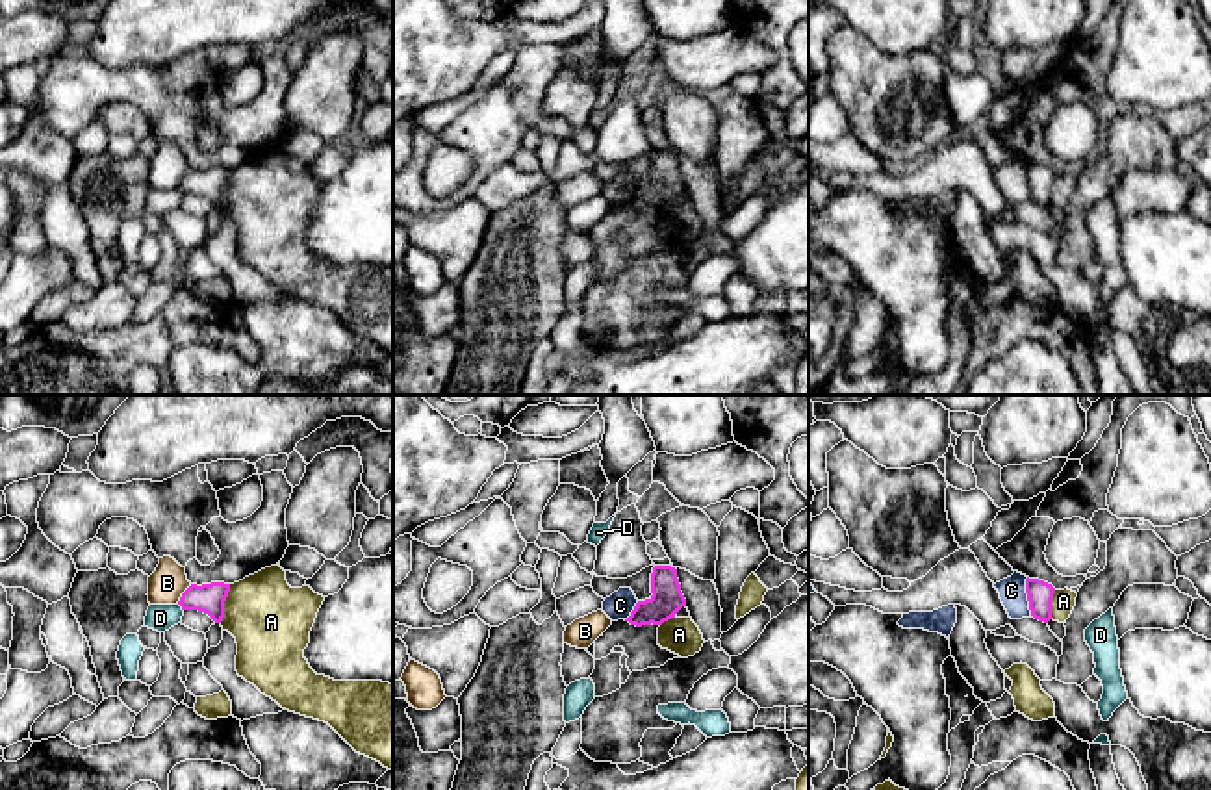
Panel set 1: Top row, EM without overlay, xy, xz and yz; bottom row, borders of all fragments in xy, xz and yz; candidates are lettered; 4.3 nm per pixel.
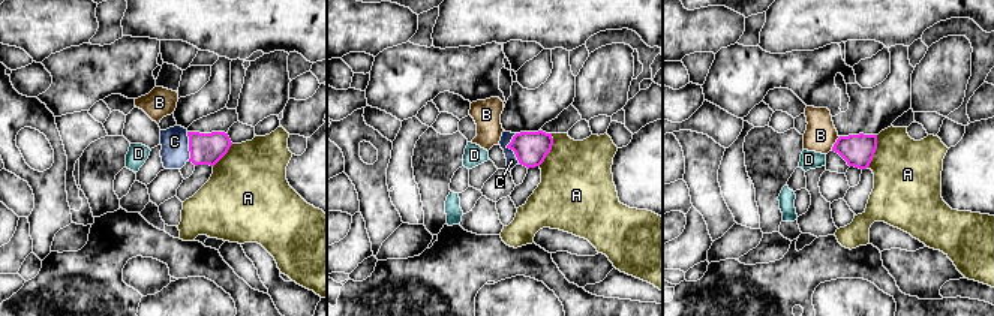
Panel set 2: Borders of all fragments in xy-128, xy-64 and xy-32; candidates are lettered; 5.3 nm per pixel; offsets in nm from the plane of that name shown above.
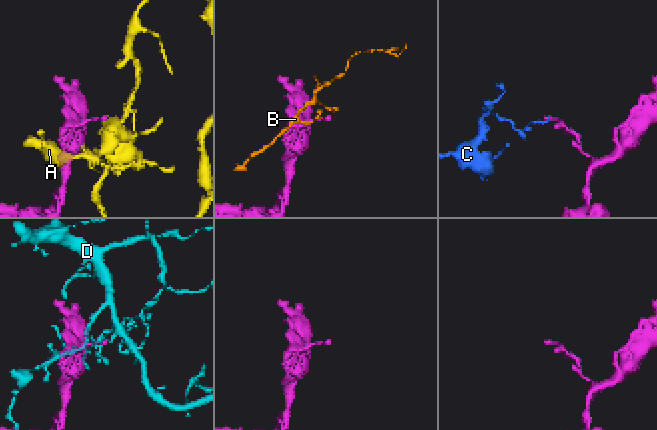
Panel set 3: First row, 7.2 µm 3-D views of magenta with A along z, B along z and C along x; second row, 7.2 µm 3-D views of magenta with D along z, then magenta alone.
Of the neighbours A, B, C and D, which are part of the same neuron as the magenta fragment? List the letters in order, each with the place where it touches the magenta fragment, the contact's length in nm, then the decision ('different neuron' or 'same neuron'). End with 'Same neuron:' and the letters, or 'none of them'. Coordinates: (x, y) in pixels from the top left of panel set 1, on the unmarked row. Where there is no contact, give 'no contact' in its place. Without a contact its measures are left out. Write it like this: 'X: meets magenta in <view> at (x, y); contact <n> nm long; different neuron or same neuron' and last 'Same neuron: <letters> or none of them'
A: meets magenta in xy at (223, 188); contact 180 nm long; different neuron
B: meets magenta in xy at (182, 178); contact 110 nm long; different neuron
C: meets magenta in yz at (1028, 180); contact 170 nm long; different neuron
D: meets magenta in xy at (180, 190); contact 40 nm long; different neuron
Same neuron: none of them

